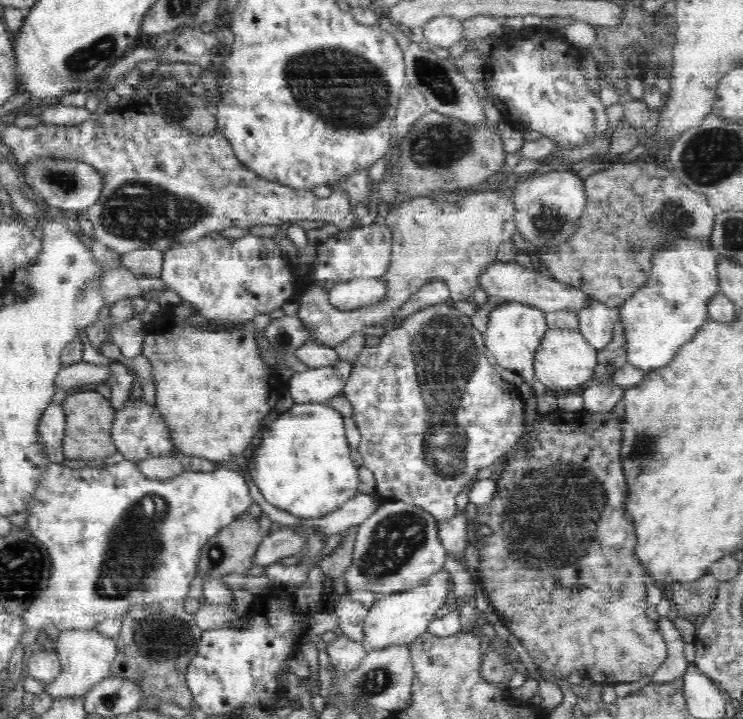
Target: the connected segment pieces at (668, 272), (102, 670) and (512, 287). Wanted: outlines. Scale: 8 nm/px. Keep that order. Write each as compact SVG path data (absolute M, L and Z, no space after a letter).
M684 238L674 241L654 256L650 280L614 311L626 335L626 363L645 372L666 366L676 356L680 347L690 342L700 328L711 321L708 305L719 293L718 266L719 256L707 241L702 239Z
M94 628L90 630L64 630L57 638L57 655L61 671L47 684L45 692L53 700L82 700L104 678L111 675L111 664L117 655L117 642L102 636Z
M496 261L488 268L484 268L482 276L478 278L478 287L483 288L488 296L498 297L505 302L514 301L533 308L540 309L544 313L552 311L568 310L577 312L586 308L588 304L594 304L596 300L591 298L587 291L573 287L569 283L560 282L559 279L551 278L545 271L535 272L534 269L526 269L516 262L502 263Z

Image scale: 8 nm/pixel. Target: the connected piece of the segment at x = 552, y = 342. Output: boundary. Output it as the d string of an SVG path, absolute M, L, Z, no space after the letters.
M548 329L535 354L535 379L542 382L548 391L581 390L592 383L598 356L598 350L587 341L579 329Z

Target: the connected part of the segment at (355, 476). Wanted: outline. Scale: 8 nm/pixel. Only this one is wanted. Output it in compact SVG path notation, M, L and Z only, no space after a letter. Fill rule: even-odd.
M295 403L284 414L280 414L279 418L264 430L262 443L248 459L247 470L250 472L252 482L270 504L300 518L324 516L340 508L347 500L359 493L359 468L354 466L350 458L344 417L325 403Z

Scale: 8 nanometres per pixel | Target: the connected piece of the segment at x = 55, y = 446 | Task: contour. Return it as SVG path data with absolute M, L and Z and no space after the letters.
M51 403L40 418L39 438L47 448L51 462L62 463L64 458L63 439L65 436L66 414L61 404Z

